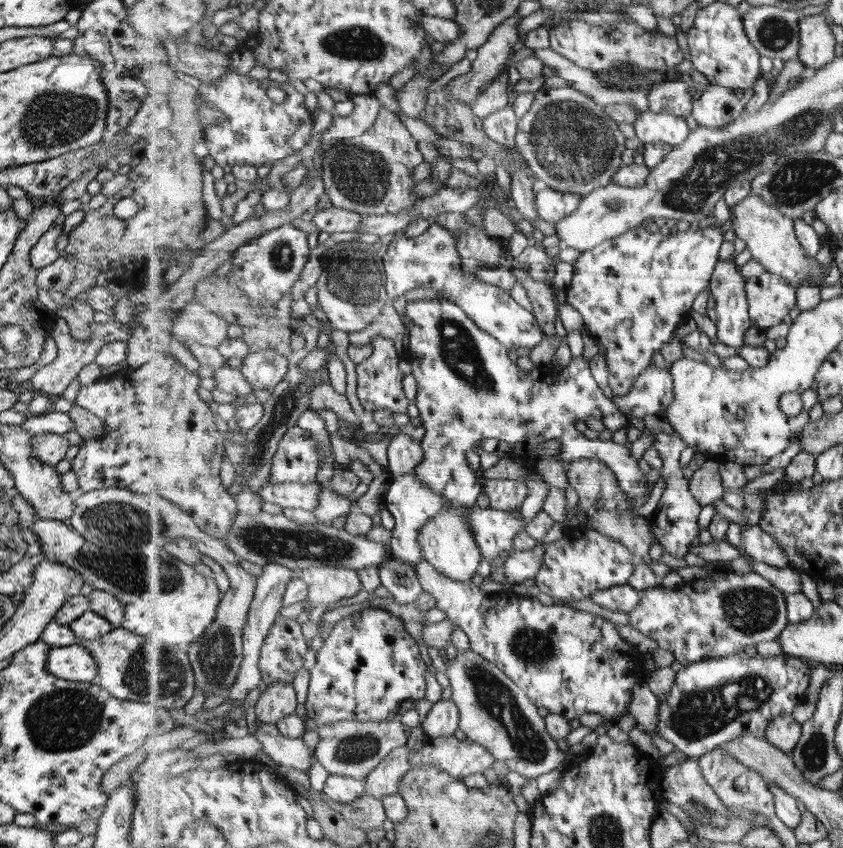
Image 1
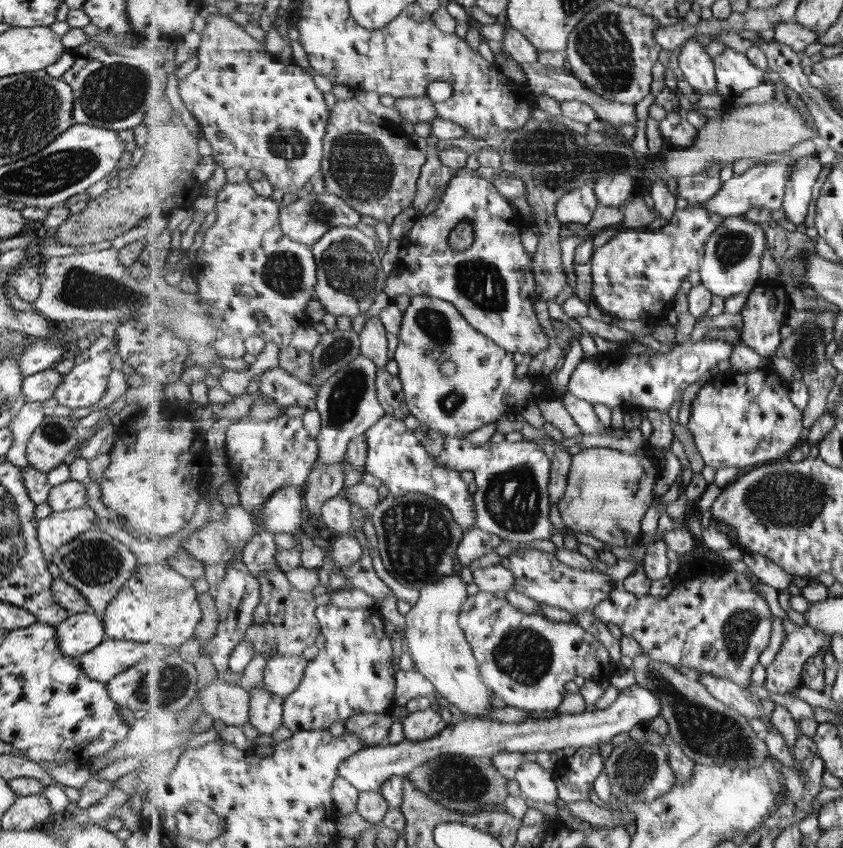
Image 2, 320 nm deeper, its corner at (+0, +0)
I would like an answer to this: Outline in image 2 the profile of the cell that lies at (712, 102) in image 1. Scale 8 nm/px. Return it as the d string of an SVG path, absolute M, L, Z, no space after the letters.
M689 39L678 54L678 67L684 74L684 81L697 90L697 93L718 94L717 74L714 58L709 57L705 46L695 39Z

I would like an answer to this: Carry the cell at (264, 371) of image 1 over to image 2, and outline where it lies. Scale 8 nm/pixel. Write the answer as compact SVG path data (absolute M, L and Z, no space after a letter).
M275 367L261 375L259 392L282 407L315 408L318 393L306 382L288 373L284 368Z

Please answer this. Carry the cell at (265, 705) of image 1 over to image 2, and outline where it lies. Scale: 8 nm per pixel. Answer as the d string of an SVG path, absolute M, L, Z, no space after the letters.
M277 654L267 660L263 680L268 691L284 699L289 696L305 678L309 661L303 655Z

